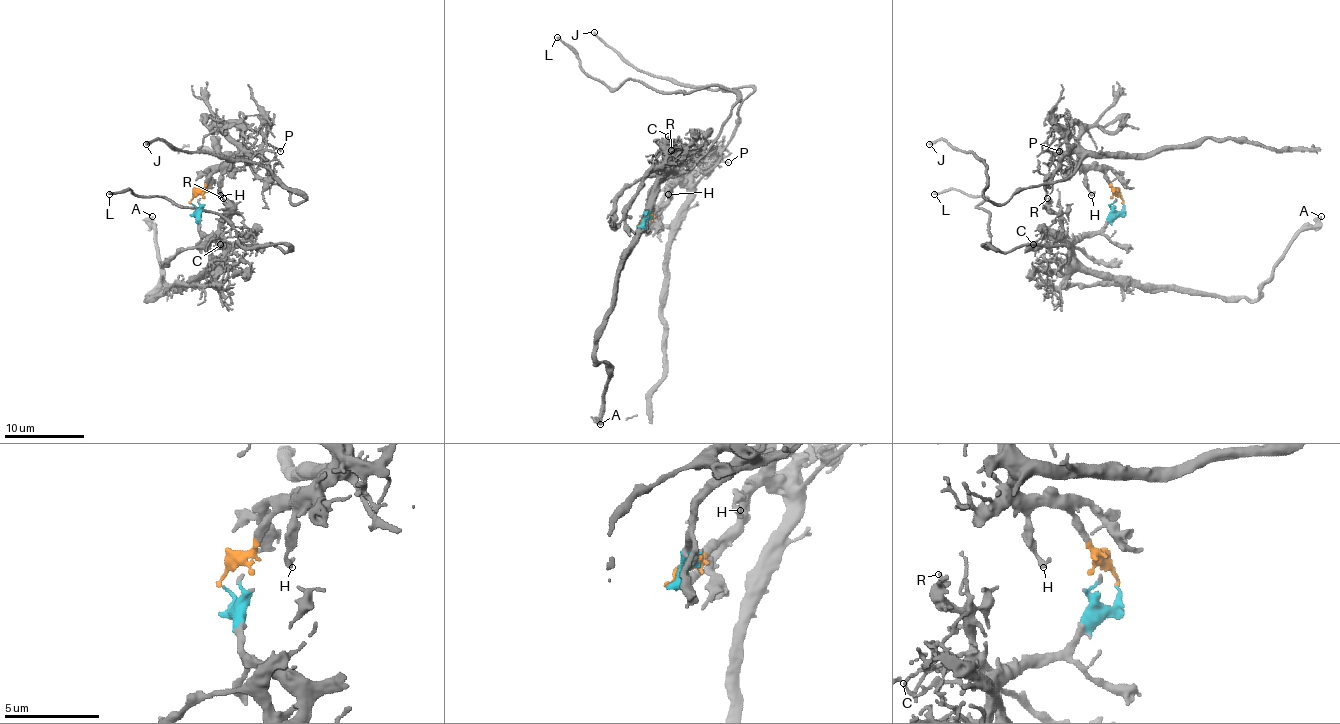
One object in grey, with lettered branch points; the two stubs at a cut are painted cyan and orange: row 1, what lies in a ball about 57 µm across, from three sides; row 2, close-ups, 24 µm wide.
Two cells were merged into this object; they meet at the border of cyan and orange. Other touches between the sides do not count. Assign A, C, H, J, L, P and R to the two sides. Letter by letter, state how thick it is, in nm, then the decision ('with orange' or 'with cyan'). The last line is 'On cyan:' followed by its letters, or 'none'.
A: calibre 240 nm; with cyan
C: calibre 140 nm; with cyan
H: calibre 280 nm; with orange
J: calibre 240 nm; with orange
L: calibre 200 nm; with cyan
P: calibre 140 nm; with orange
R: calibre 240 nm; with cyan
On cyan: A, C, L, R

